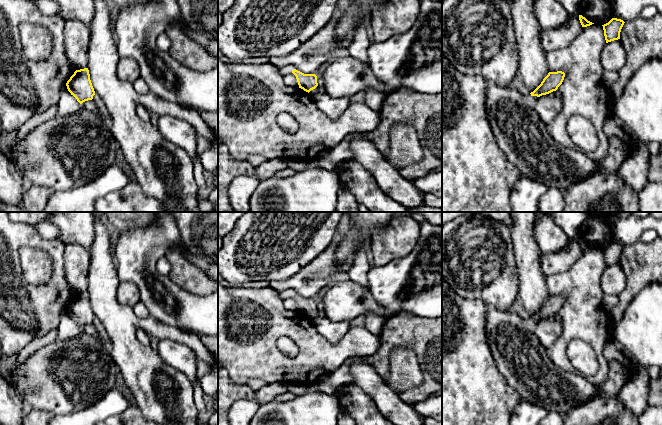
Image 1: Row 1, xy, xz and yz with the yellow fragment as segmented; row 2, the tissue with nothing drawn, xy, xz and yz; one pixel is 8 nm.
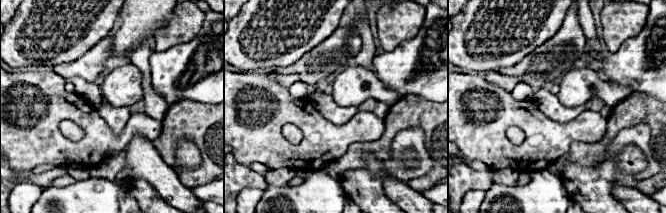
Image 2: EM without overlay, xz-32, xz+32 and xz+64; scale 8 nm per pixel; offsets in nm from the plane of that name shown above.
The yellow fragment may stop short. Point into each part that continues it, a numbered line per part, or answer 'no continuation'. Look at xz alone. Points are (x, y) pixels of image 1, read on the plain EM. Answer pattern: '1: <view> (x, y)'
1: xz (286, 294)

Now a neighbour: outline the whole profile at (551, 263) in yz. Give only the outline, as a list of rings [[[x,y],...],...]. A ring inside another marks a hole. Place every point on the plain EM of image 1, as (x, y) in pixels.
[[[570,239],[566,248],[554,253],[542,253],[540,258],[541,269],[545,277],[570,269],[582,253],[579,239]]]

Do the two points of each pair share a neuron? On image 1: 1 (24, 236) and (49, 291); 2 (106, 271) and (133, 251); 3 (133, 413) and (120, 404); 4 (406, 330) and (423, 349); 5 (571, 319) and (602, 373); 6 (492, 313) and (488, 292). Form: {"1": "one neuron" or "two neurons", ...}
{"1": "one neuron", "2": "two neurons", "3": "two neurons", "4": "one neuron", "5": "one neuron", "6": "two neurons"}

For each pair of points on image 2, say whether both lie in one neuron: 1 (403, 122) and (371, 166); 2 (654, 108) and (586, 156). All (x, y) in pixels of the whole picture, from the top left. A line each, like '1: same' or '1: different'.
1: different
2: same

